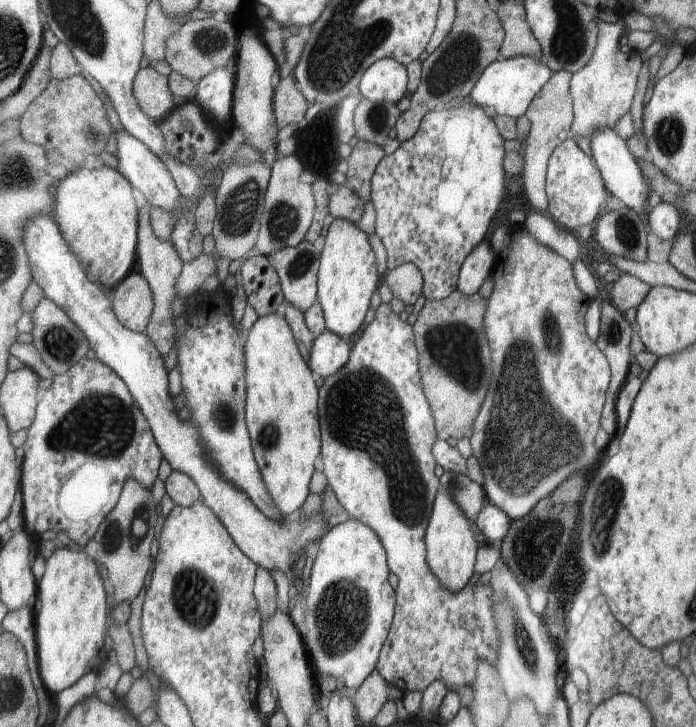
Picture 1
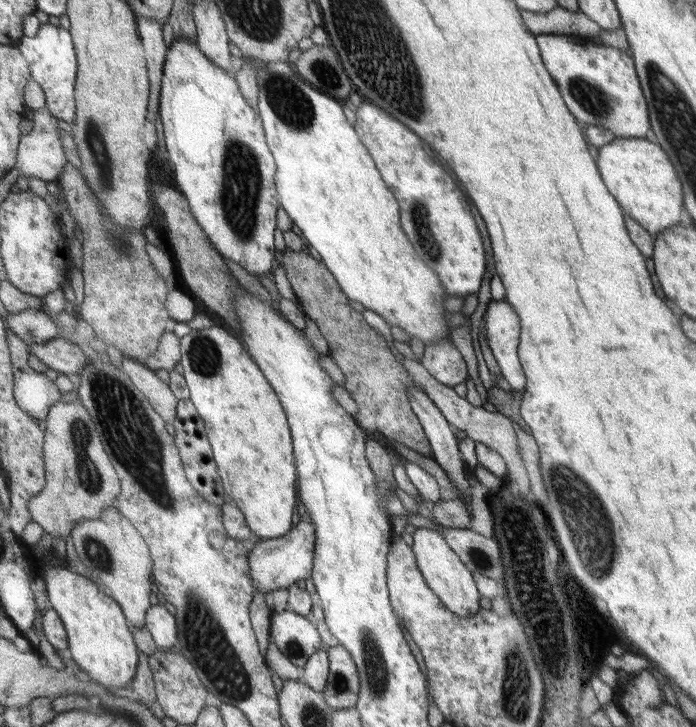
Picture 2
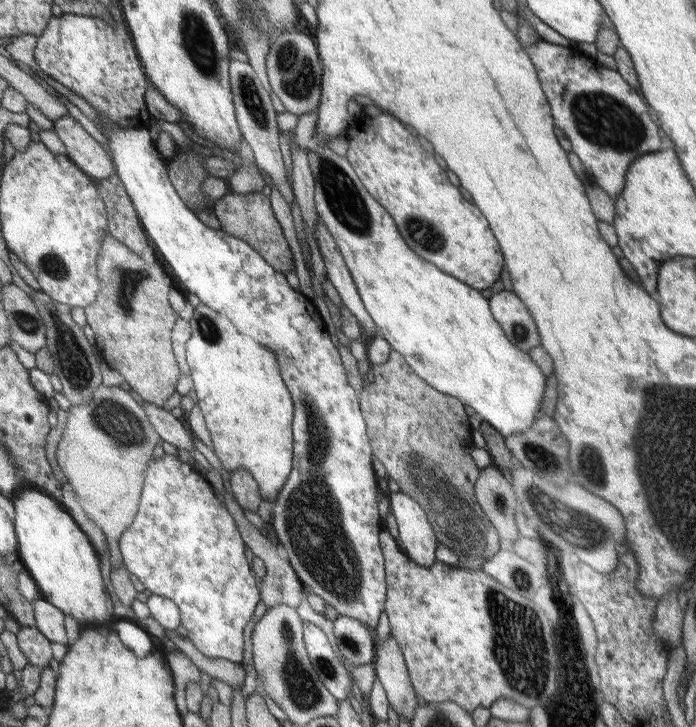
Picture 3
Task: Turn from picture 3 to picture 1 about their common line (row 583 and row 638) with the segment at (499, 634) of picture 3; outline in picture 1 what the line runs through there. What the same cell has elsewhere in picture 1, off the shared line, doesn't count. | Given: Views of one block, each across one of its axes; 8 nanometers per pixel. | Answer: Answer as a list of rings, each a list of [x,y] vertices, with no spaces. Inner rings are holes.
[[[379,303],[371,322],[351,347],[349,360],[335,374],[319,381],[319,463],[328,488],[331,488],[337,502],[345,508],[350,518],[359,519],[376,532],[384,550],[388,552],[389,570],[393,571],[396,585],[396,614],[375,669],[385,682],[403,694],[414,690],[422,693],[435,681],[444,682],[451,691],[471,685],[476,680],[477,665],[481,661],[495,668],[501,644],[497,612],[494,609],[496,600],[486,579],[452,592],[433,575],[428,566],[423,530],[428,528],[432,505],[440,486],[439,478],[433,474],[436,460],[432,454],[432,446],[438,436],[417,368],[412,326],[401,321],[389,308],[389,303]],[[465,614],[473,614],[473,620],[461,618]]]

